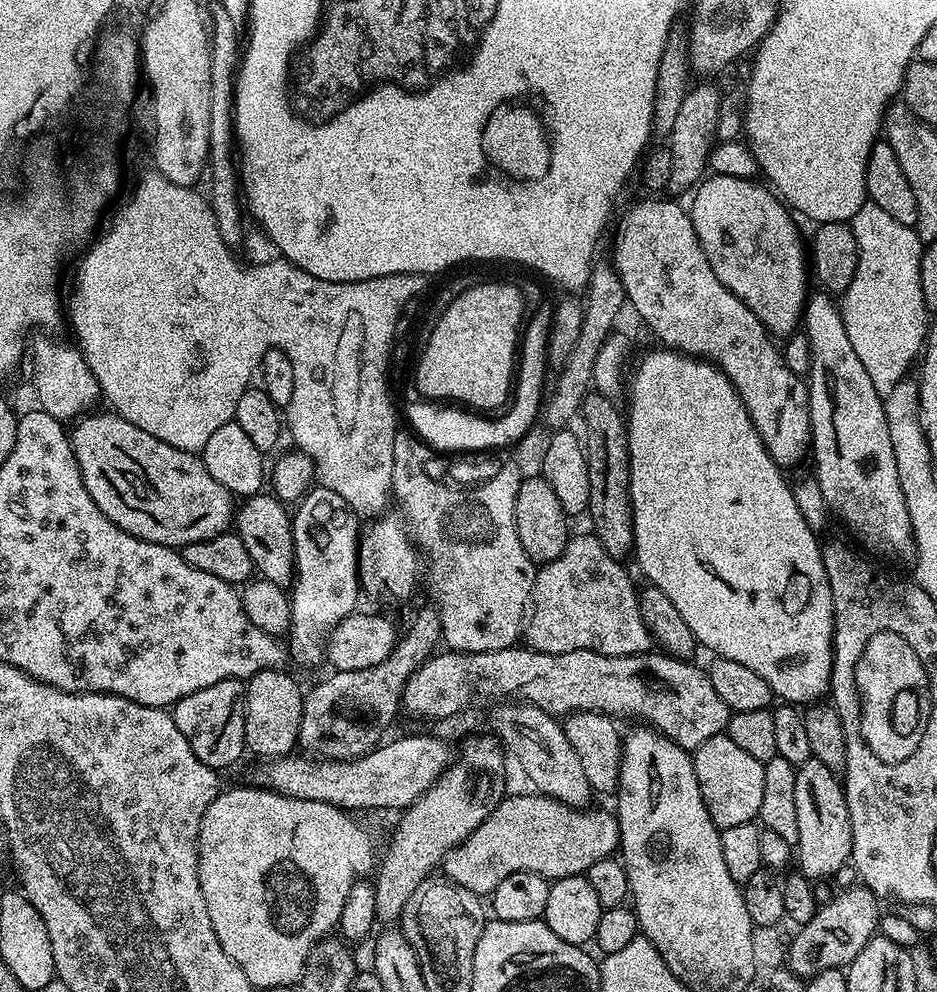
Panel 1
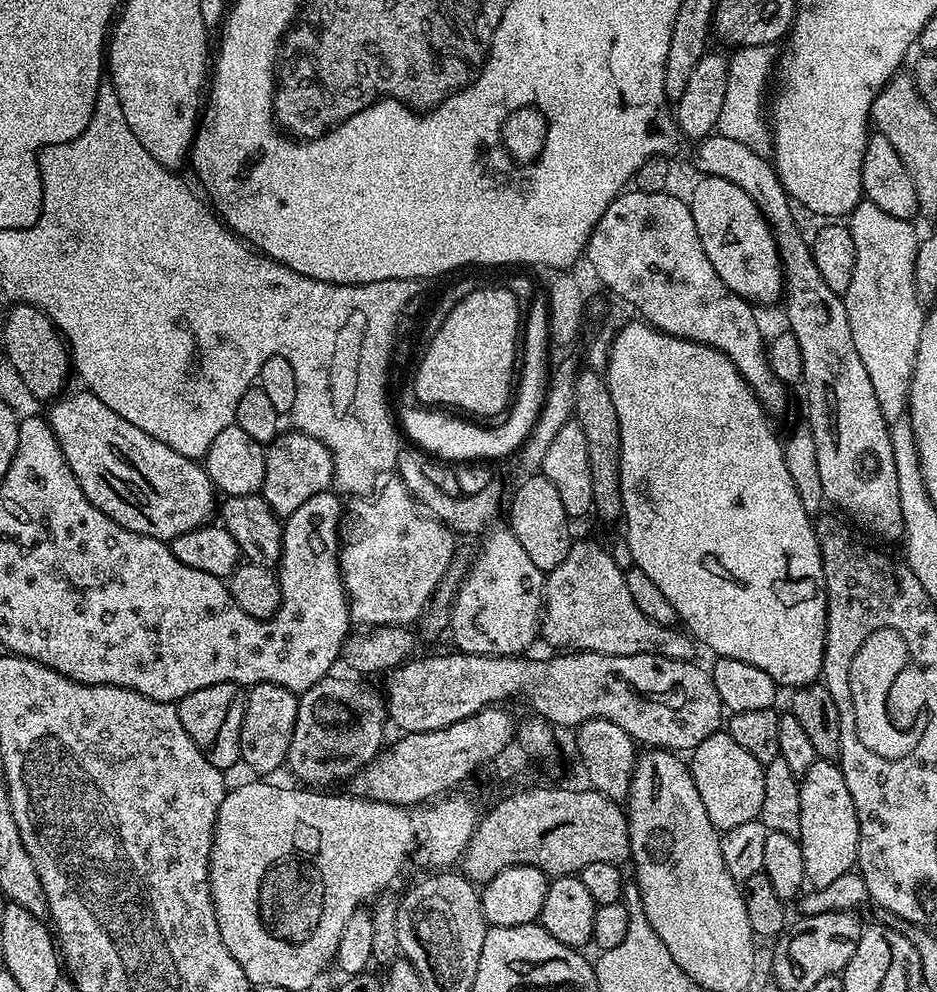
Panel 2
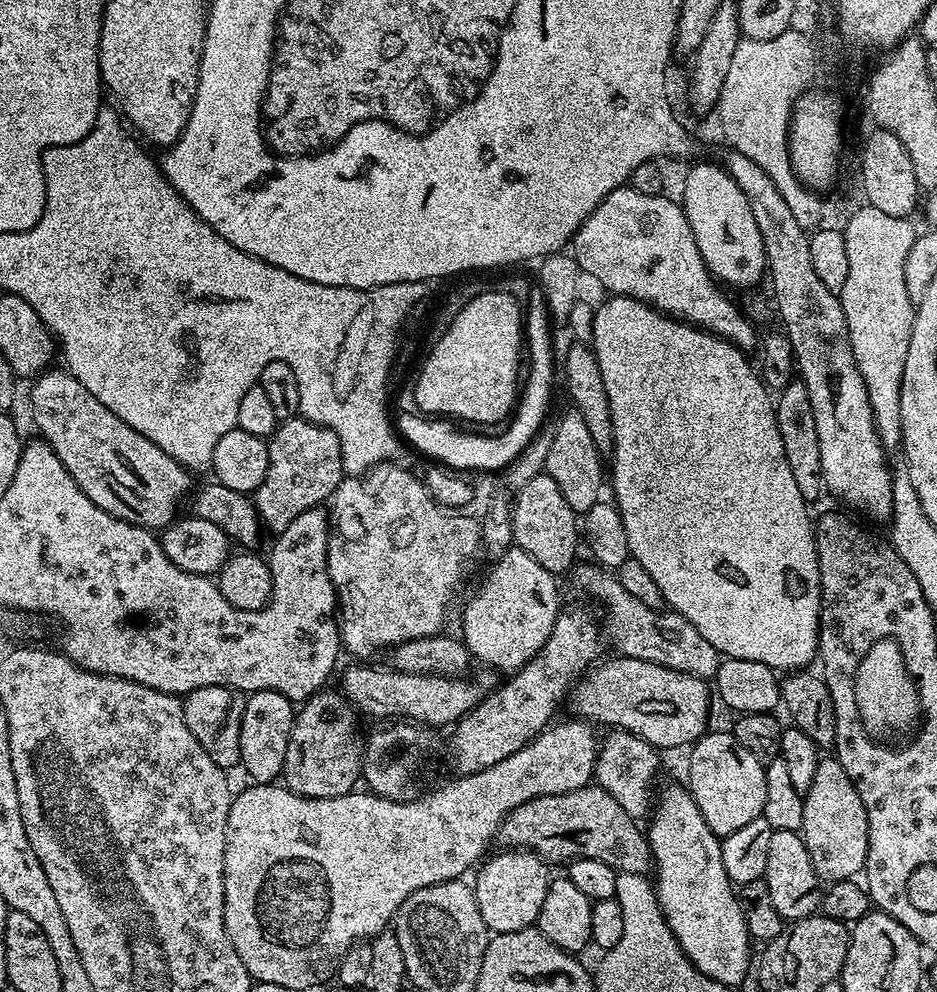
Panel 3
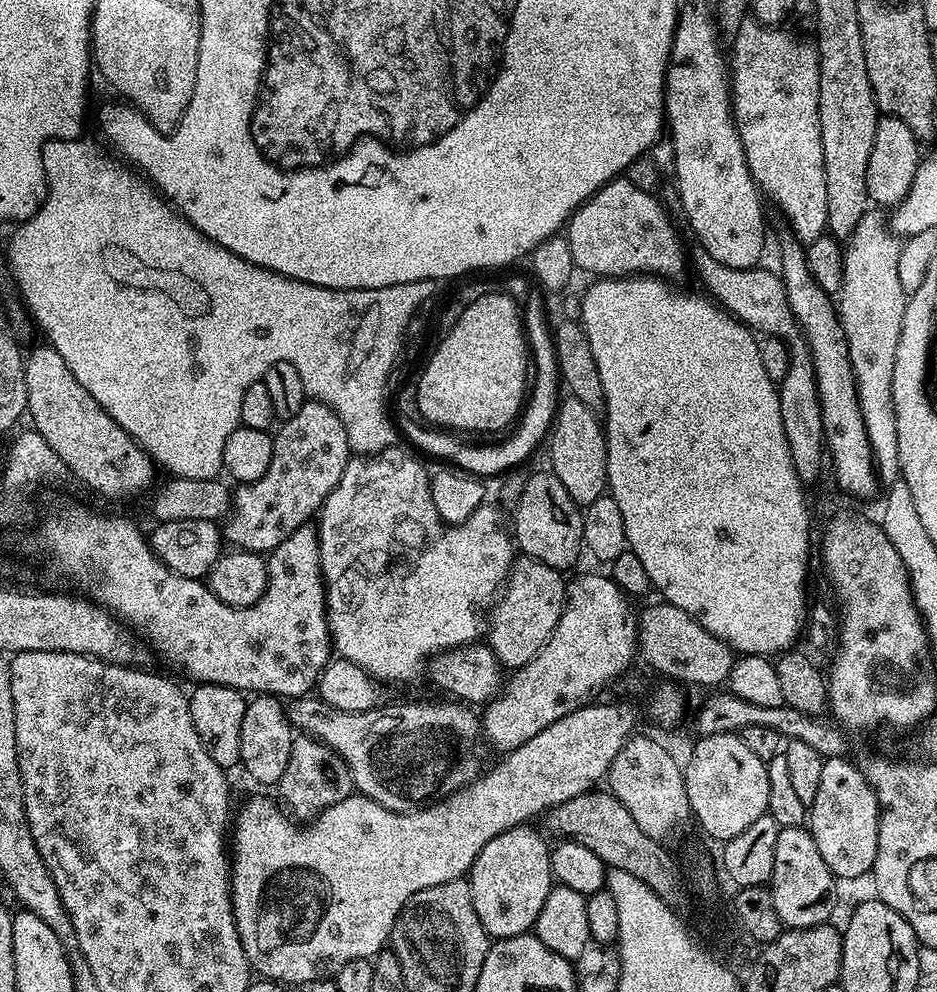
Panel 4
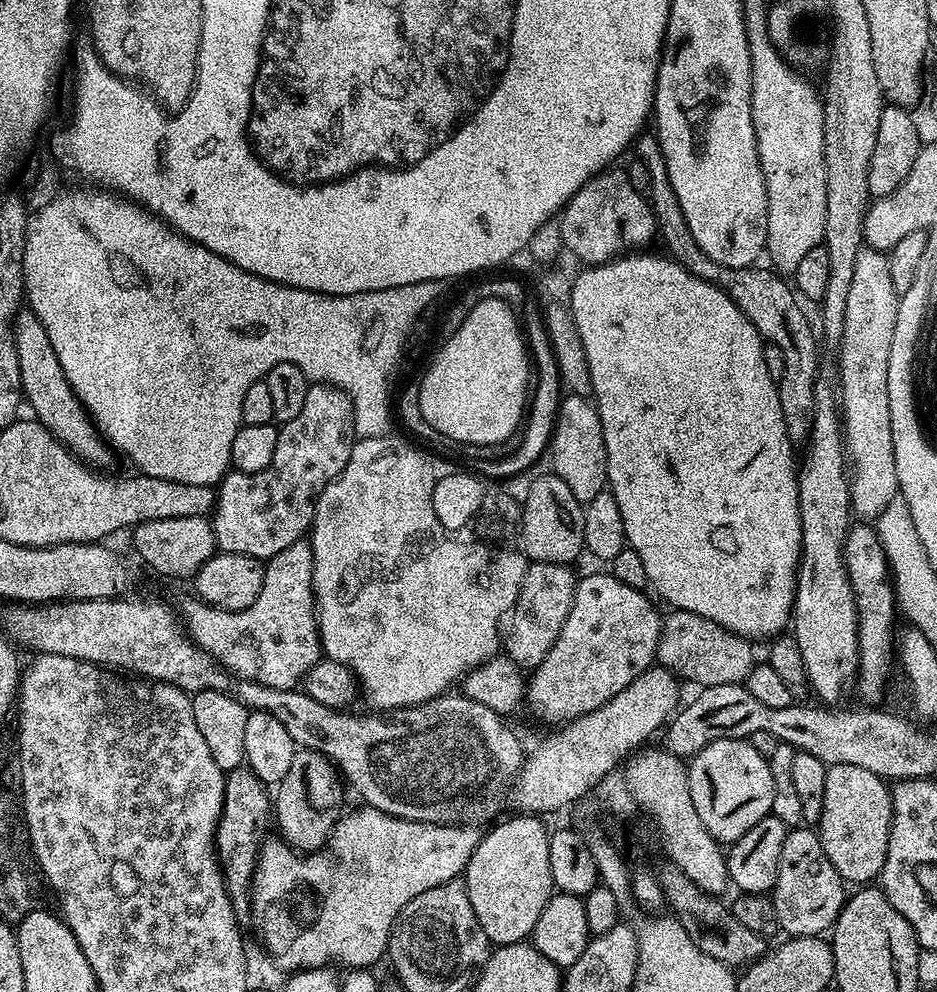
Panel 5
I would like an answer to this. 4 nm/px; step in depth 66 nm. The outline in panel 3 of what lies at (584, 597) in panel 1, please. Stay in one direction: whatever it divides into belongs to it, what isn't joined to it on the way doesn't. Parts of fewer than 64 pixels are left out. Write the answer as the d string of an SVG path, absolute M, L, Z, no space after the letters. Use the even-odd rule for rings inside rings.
M581 563L575 569L576 584L582 591L589 592L598 603L604 604L608 611L606 640L617 648L615 651L619 655L638 658L642 662L654 662L658 666L666 666L670 670L694 674L701 678L715 677L722 657L706 638L702 638L702 634L698 634L698 630L694 630L694 626L690 626L690 622L686 622L686 618L671 610L642 606L642 602L638 602L634 594L629 594L611 571L589 563Z

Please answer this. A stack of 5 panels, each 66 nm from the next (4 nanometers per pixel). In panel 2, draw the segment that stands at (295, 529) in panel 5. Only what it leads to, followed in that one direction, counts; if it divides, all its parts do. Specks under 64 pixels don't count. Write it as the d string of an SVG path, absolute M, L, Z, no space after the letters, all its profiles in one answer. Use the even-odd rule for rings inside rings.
M293 430L276 437L265 451L265 480L262 495L274 514L286 518L314 494L333 487L334 462L330 450L310 434Z

